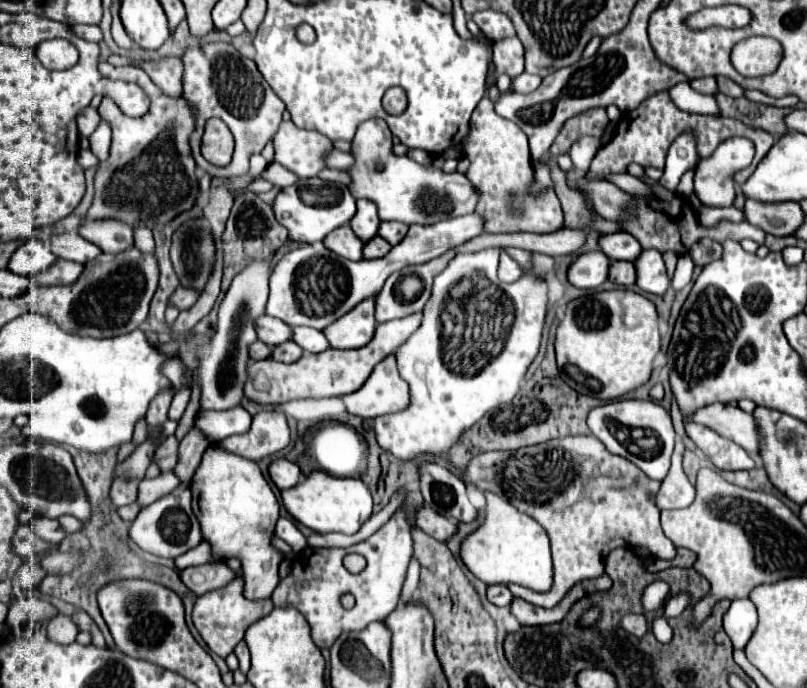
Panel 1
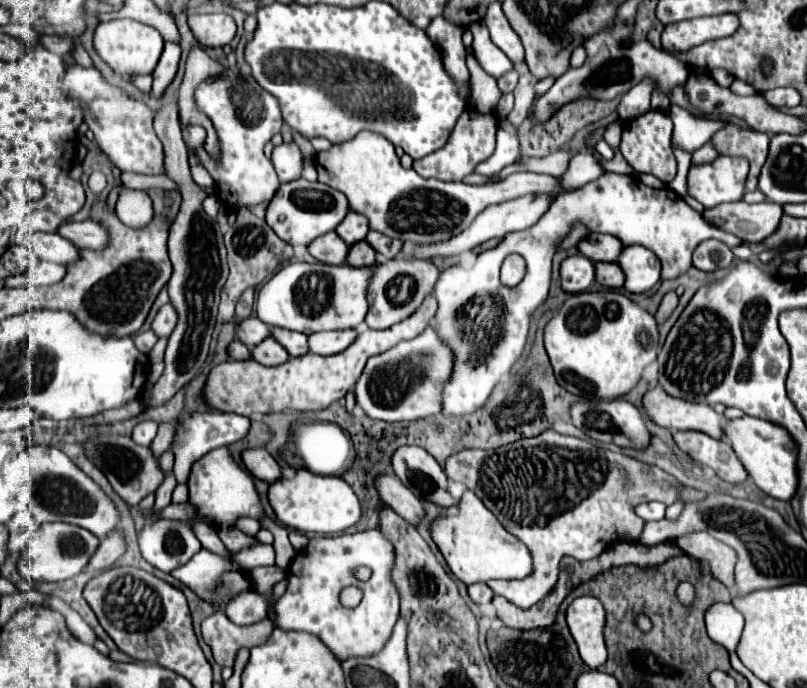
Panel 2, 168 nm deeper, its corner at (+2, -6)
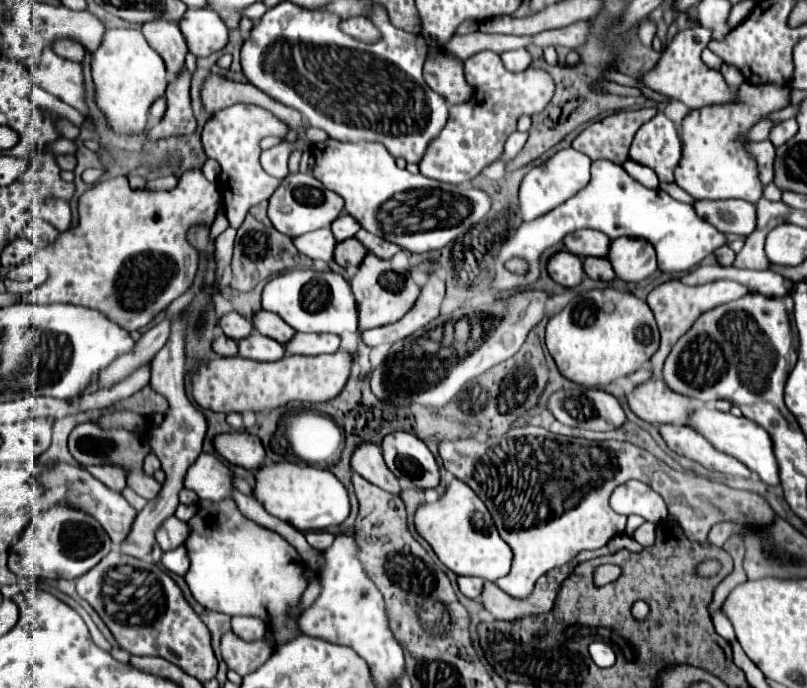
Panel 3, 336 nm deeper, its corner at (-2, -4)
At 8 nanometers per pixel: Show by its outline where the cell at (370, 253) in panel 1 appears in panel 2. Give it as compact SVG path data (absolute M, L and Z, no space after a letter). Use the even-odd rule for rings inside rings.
M362 241L350 247L350 255L348 255L348 263L352 267L366 267L366 265L374 265L376 263L376 251L370 247L370 243Z

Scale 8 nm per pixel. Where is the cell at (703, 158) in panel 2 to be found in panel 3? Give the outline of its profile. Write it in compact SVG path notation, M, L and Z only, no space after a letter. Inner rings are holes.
M768 119L768 121L760 121L758 125L754 125L752 131L750 131L752 141L766 141L766 139L770 137L770 131L772 131L778 123L780 123L780 121L772 121L772 119Z

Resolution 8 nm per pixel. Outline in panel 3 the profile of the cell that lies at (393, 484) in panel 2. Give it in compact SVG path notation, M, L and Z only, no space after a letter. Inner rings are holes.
M370 441L360 443L352 451L350 465L356 473L360 473L370 483L374 483L390 493L400 493L398 479L394 477L394 473L390 473L390 469L382 461L382 453L380 453L380 447L376 443L370 443Z

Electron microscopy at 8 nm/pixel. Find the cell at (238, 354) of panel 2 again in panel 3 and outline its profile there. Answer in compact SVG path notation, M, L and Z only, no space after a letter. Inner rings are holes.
M218 335L216 341L212 343L212 351L222 357L232 357L238 353L238 345L236 345L236 341L228 339L226 335Z

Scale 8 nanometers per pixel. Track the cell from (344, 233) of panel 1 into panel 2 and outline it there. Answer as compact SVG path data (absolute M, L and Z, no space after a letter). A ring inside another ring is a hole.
M330 231L330 233L320 235L318 239L314 239L314 243L310 243L308 251L314 259L318 259L322 263L344 265L350 247L340 239L340 235L336 231Z

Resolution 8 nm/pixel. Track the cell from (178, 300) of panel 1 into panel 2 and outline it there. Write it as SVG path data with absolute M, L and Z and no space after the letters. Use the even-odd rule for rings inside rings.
M166 303L158 315L154 317L154 323L152 323L152 329L158 337L164 337L164 335L170 335L174 331L178 323L178 313L174 311L174 305L172 303Z

